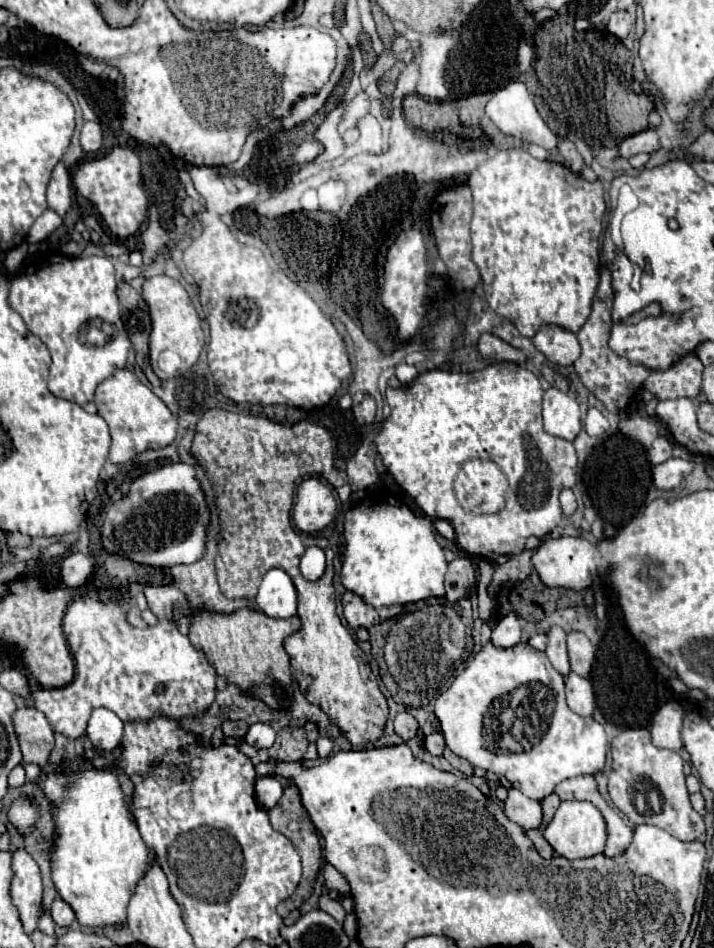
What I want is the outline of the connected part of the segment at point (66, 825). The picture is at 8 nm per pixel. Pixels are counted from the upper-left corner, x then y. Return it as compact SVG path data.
M25 764L27 780L37 784L53 808L55 842L51 846L51 874L59 896L75 910L77 920L83 926L107 926L119 924L127 918L127 904L137 880L149 866L149 848L141 842L141 834L127 804L127 796L119 784L119 778L95 768L65 772L65 764L57 764L51 772L37 764Z

